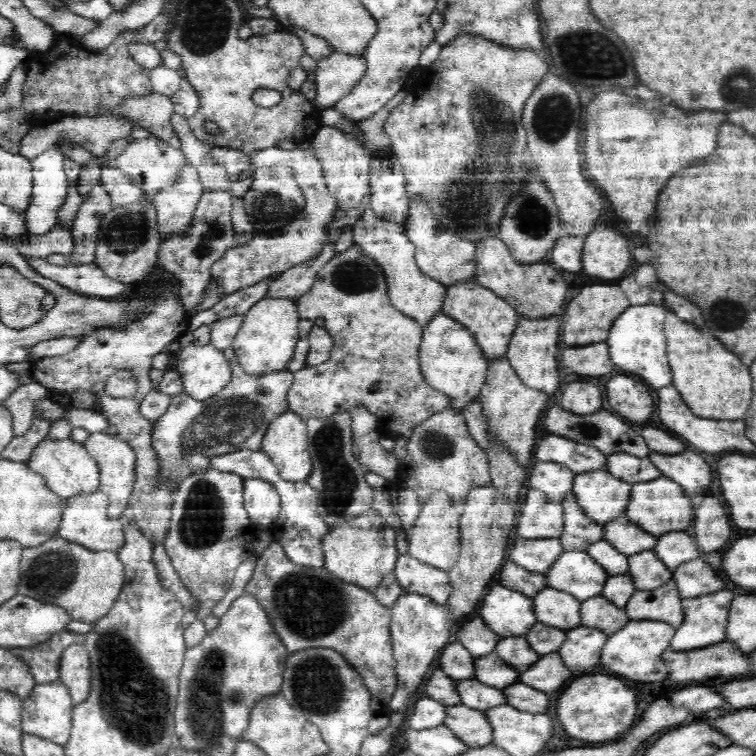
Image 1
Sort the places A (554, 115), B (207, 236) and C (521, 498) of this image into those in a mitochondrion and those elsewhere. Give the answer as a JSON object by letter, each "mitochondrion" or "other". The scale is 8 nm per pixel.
{"A":"mitochondrion","B":"mitochondrion","C":"other"}

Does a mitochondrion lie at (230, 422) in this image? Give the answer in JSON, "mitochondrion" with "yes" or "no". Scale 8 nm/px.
{"mitochondrion":"yes"}

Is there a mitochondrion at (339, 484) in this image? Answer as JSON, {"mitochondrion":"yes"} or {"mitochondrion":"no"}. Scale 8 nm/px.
{"mitochondrion":"yes"}

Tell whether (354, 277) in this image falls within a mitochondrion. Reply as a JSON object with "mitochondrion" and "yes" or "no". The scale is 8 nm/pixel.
{"mitochondrion":"yes"}

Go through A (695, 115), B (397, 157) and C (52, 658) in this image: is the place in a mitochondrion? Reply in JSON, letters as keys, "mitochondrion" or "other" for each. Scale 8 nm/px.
{"A":"other","B":"other","C":"other"}

